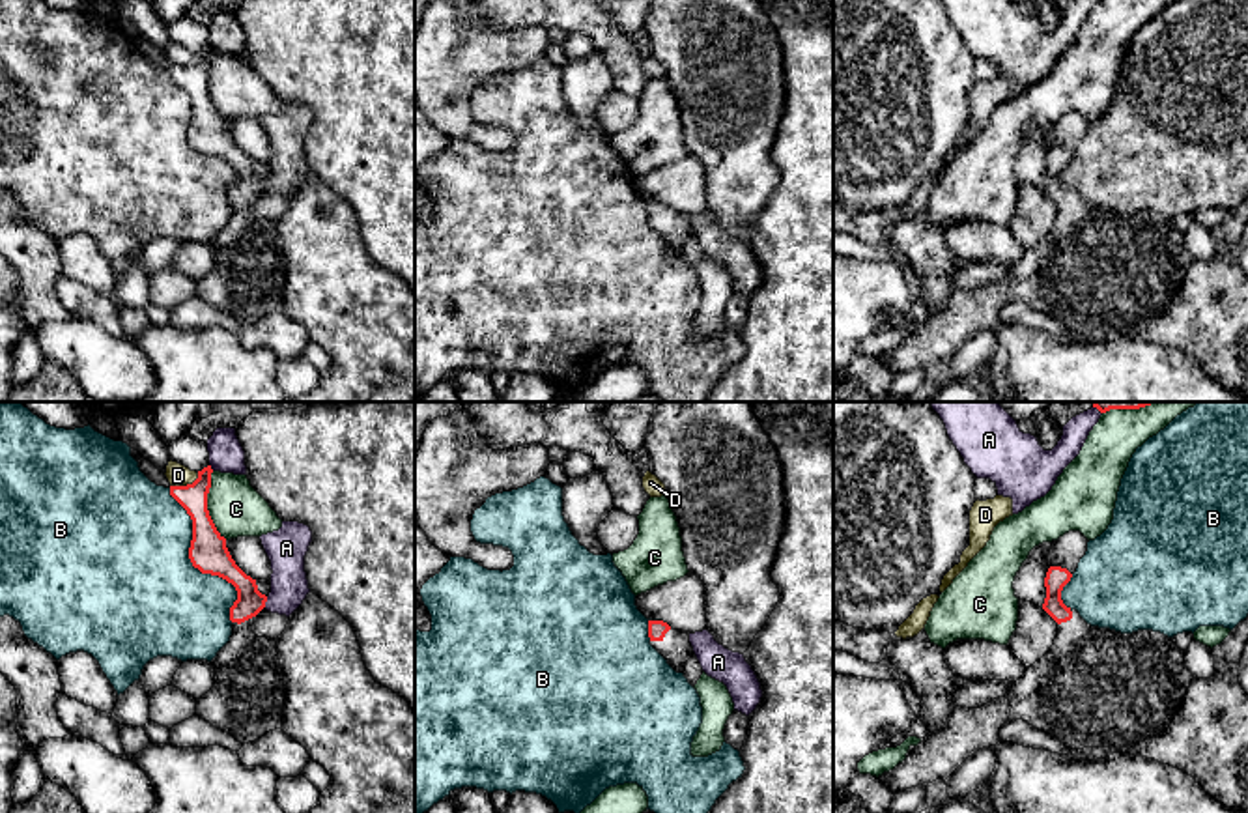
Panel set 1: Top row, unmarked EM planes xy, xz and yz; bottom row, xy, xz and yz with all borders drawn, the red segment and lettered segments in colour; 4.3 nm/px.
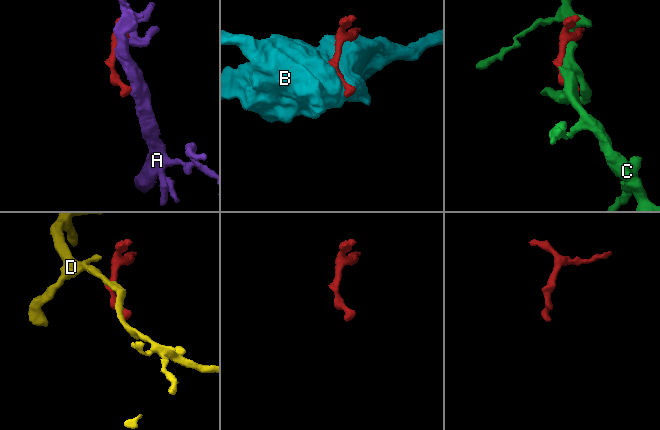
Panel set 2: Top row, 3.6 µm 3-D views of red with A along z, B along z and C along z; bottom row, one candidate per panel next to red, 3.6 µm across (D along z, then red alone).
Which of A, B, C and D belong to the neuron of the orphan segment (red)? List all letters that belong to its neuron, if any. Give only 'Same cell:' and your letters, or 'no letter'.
Same cell: no letter

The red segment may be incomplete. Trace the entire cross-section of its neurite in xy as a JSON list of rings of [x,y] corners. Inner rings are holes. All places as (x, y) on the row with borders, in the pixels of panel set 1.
[[[211,465],[198,471],[198,478],[187,486],[170,486],[170,495],[187,510],[192,520],[192,540],[189,559],[202,574],[226,579],[237,591],[237,600],[230,607],[230,641],[211,660],[215,669],[213,688],[196,699],[196,716],[213,727],[226,731],[237,742],[248,744],[269,731],[282,729],[284,712],[284,675],[277,652],[277,639],[258,637],[252,632],[254,617],[265,607],[267,596],[258,591],[256,579],[247,576],[232,559],[226,538],[217,531],[209,510],[207,493],[211,488]]]

